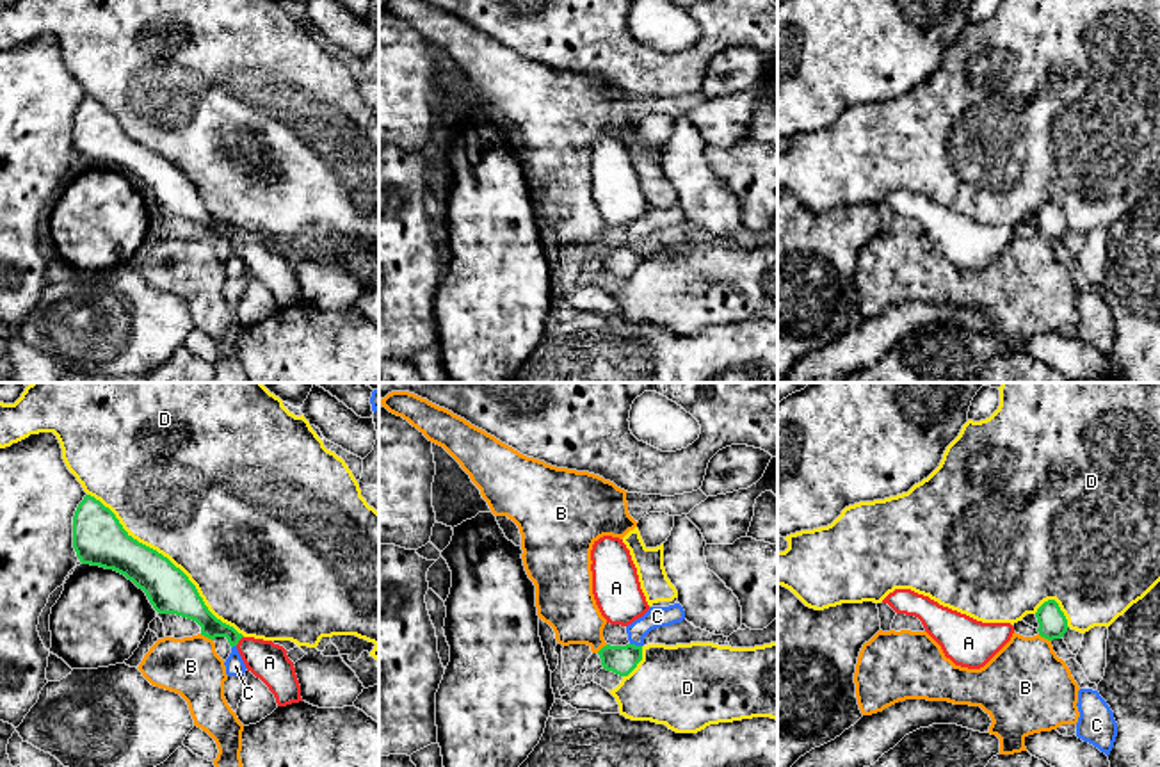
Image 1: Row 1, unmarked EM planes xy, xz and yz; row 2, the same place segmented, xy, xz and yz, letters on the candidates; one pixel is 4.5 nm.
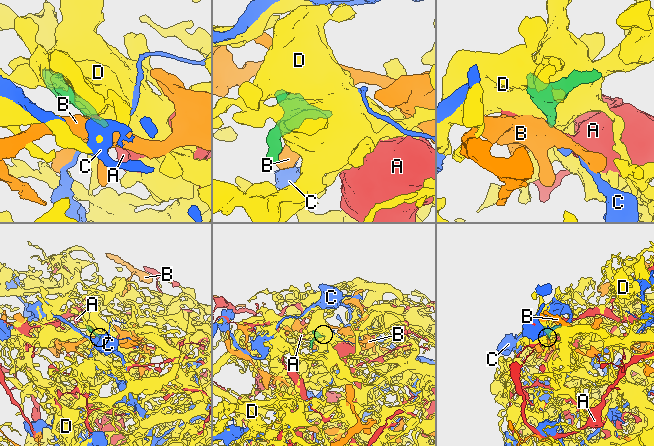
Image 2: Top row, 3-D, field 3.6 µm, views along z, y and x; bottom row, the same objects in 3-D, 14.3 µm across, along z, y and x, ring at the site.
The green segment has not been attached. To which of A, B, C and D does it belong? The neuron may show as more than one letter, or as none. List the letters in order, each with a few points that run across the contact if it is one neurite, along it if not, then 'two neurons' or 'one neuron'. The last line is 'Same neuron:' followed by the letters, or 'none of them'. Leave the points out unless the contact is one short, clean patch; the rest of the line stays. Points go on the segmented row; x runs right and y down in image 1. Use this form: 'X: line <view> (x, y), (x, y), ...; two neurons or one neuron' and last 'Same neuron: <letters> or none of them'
A: line xy (194, 607), (214, 627), (239, 639), (269, 662); one neuron
B: line xy (200, 634), (212, 641); two neurons
C: line xz (630, 643), (641, 646); two neurons
D: two neurons
Same neuron: A

